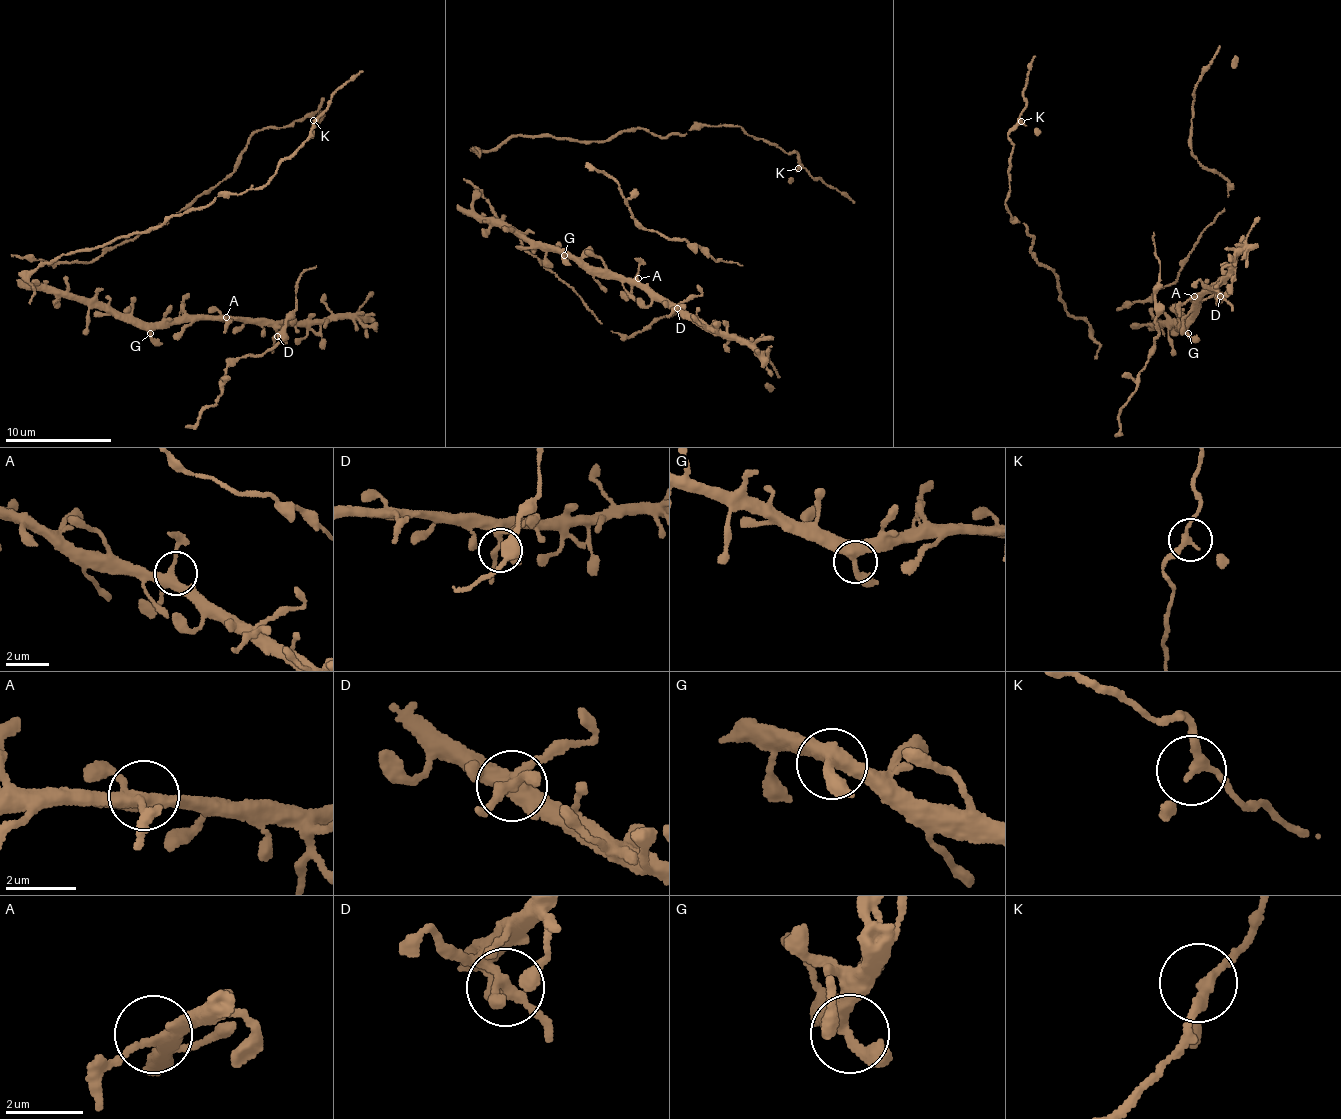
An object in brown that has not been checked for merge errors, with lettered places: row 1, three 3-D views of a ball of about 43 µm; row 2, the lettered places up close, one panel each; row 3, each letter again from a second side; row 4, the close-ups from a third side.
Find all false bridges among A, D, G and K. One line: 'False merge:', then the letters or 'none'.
False merge: none

